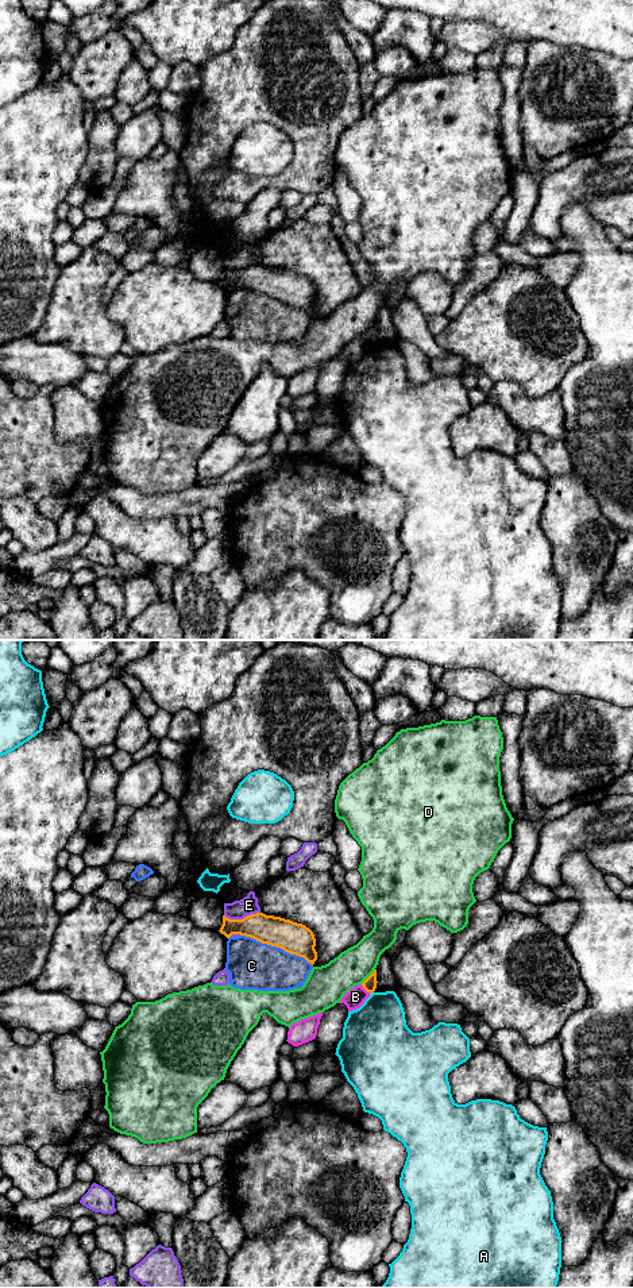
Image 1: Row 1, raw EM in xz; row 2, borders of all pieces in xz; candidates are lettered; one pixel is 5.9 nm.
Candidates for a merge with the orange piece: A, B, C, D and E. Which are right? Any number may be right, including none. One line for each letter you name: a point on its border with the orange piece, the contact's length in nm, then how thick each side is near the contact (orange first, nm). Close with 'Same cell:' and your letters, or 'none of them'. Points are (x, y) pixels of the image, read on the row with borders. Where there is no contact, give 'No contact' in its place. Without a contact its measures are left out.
Same cell: none of them

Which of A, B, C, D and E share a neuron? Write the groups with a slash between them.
A / B / C / D / E

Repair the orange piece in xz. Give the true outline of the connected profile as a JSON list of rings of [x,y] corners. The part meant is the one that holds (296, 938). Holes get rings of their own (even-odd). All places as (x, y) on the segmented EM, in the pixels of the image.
[[[256,913],[243,919],[229,919],[223,915],[219,930],[227,938],[232,934],[251,937],[262,944],[277,946],[290,955],[304,957],[312,965],[317,960],[316,938],[313,932],[302,923],[281,917]]]

